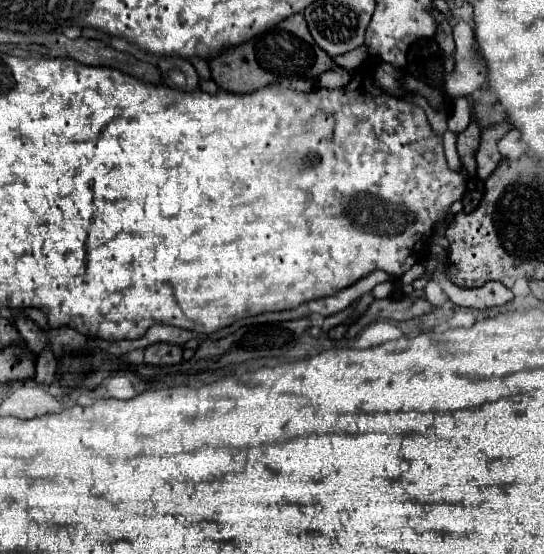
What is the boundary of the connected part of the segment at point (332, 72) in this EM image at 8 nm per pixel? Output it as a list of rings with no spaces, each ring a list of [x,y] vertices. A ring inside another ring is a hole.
[[[334,67],[334,69],[328,69],[320,75],[318,85],[326,87],[326,89],[338,89],[338,87],[348,85],[348,81],[350,81],[350,73],[342,67]]]

